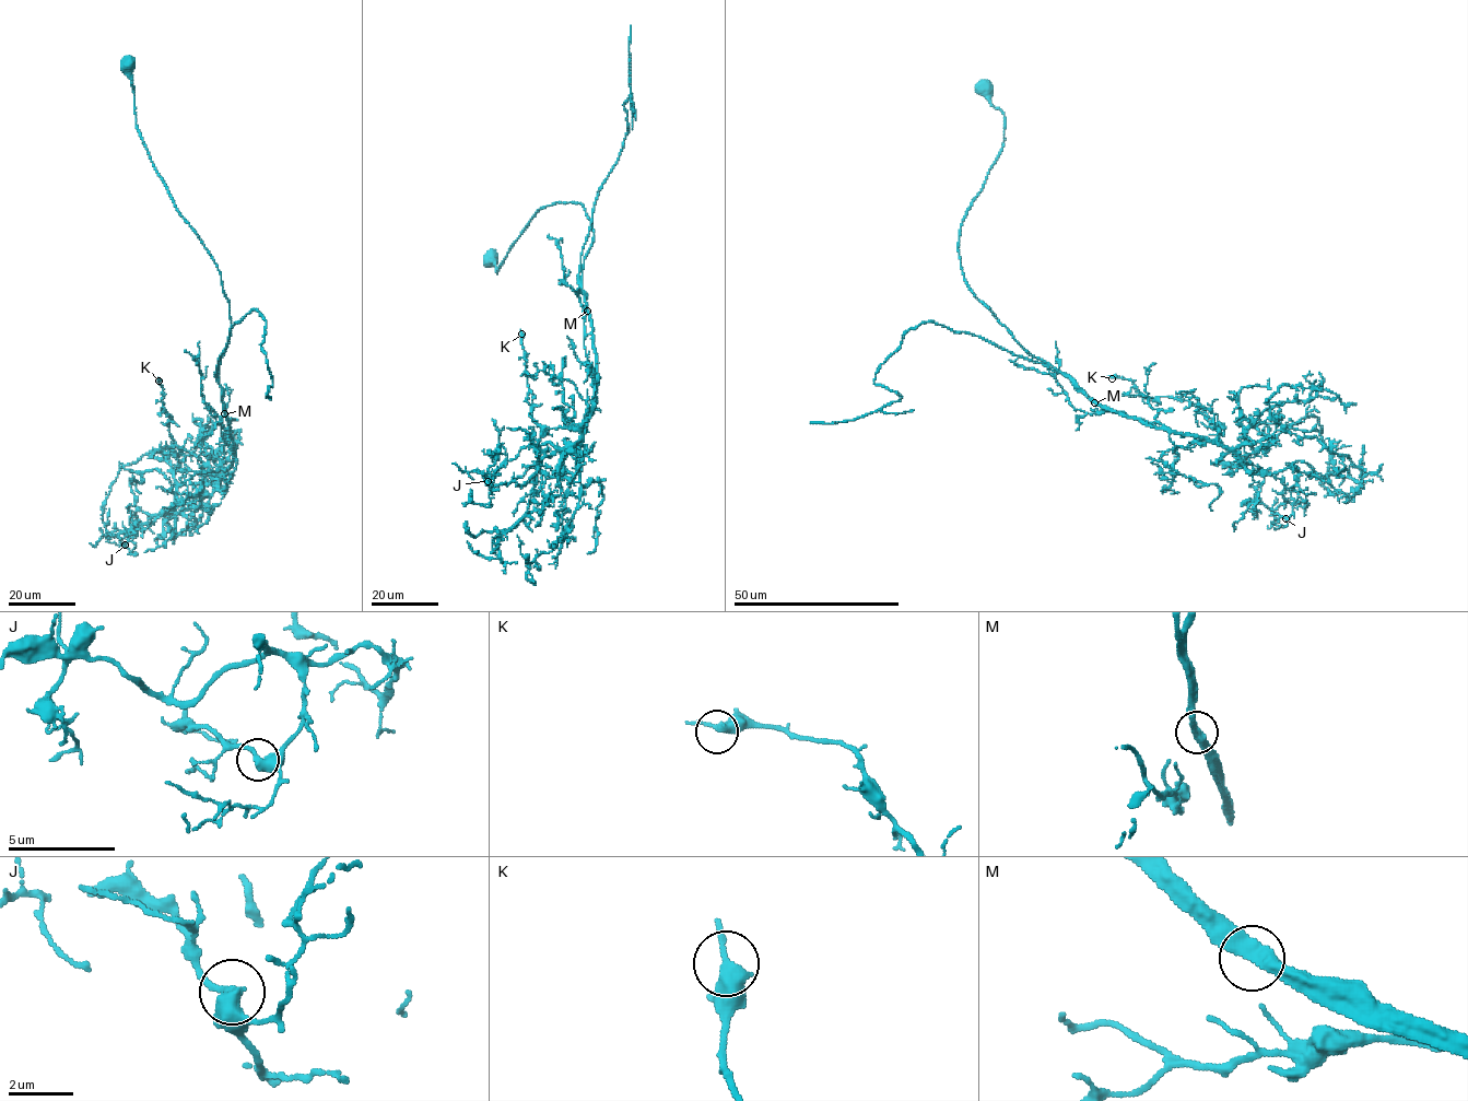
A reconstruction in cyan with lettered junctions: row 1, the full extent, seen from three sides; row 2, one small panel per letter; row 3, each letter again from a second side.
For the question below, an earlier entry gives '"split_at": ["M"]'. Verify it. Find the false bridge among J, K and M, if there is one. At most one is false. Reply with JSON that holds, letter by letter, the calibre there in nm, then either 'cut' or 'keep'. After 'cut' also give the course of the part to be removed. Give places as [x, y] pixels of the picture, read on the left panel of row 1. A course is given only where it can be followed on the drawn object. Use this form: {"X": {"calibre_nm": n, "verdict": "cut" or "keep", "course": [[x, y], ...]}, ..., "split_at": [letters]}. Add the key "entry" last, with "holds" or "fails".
{"J": {"calibre_nm": 420, "verdict": "keep"}, "K": {"calibre_nm": 400, "verdict": "keep"}, "M": {"calibre_nm": 400, "verdict": "keep"}, "split_at": [], "entry": "fails"}

